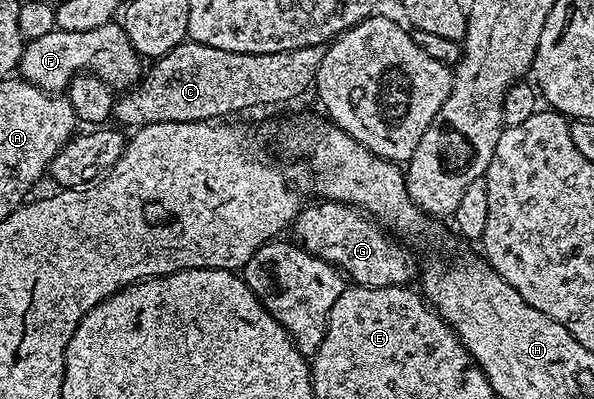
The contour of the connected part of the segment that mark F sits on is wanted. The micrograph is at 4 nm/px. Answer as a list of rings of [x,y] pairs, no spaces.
[[[119,23],[103,24],[95,30],[84,30],[82,34],[61,32],[45,34],[43,38],[27,41],[20,56],[19,75],[28,83],[38,86],[43,92],[60,94],[67,89],[74,77],[91,74],[102,78],[113,90],[127,90],[142,75],[142,58],[136,52]]]

